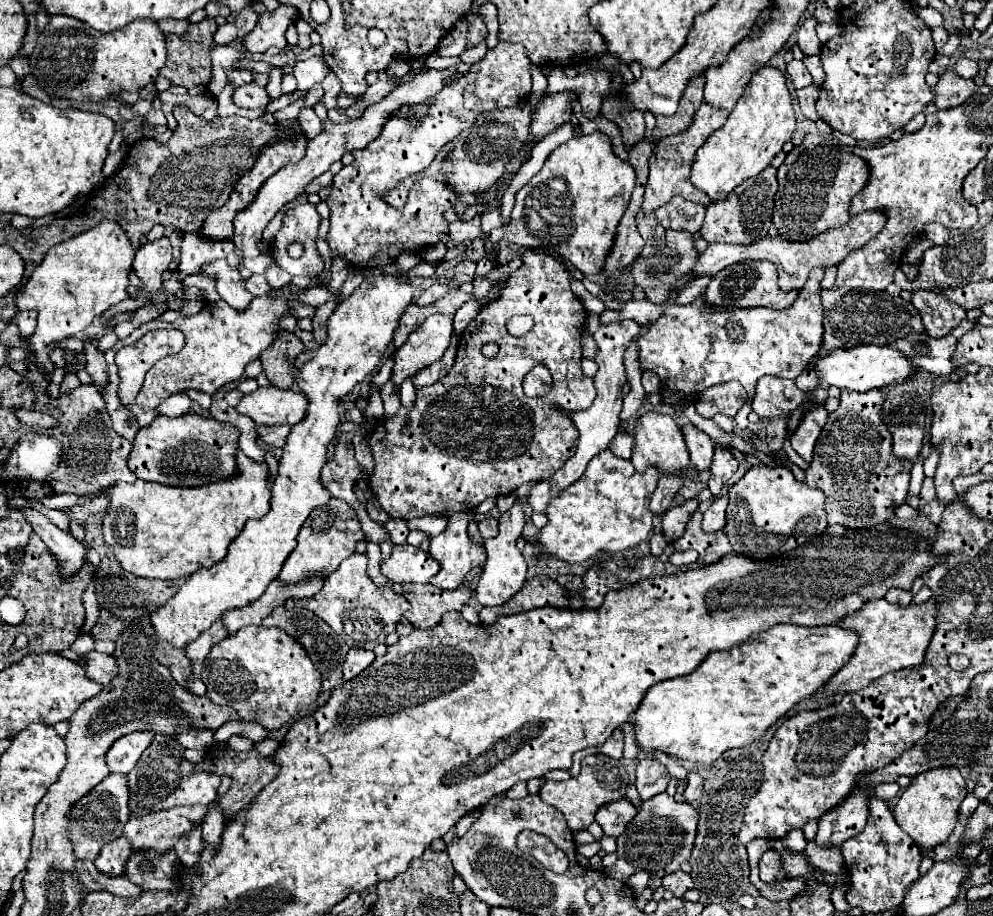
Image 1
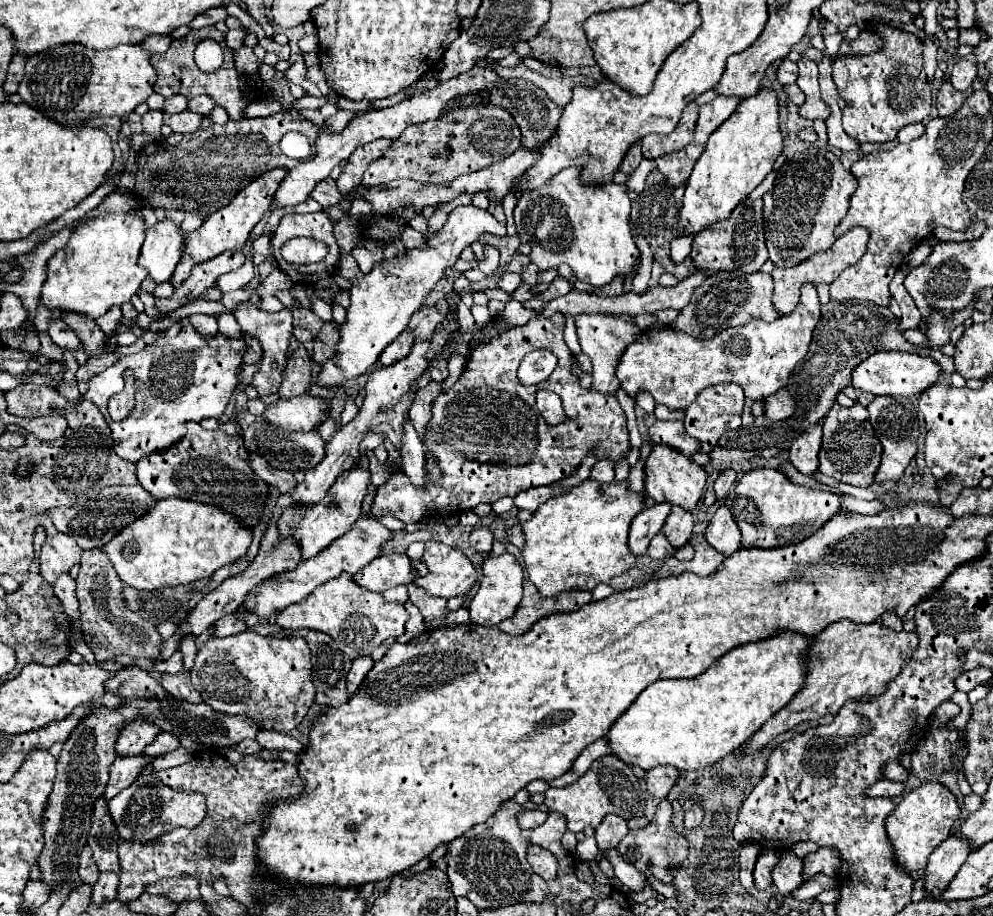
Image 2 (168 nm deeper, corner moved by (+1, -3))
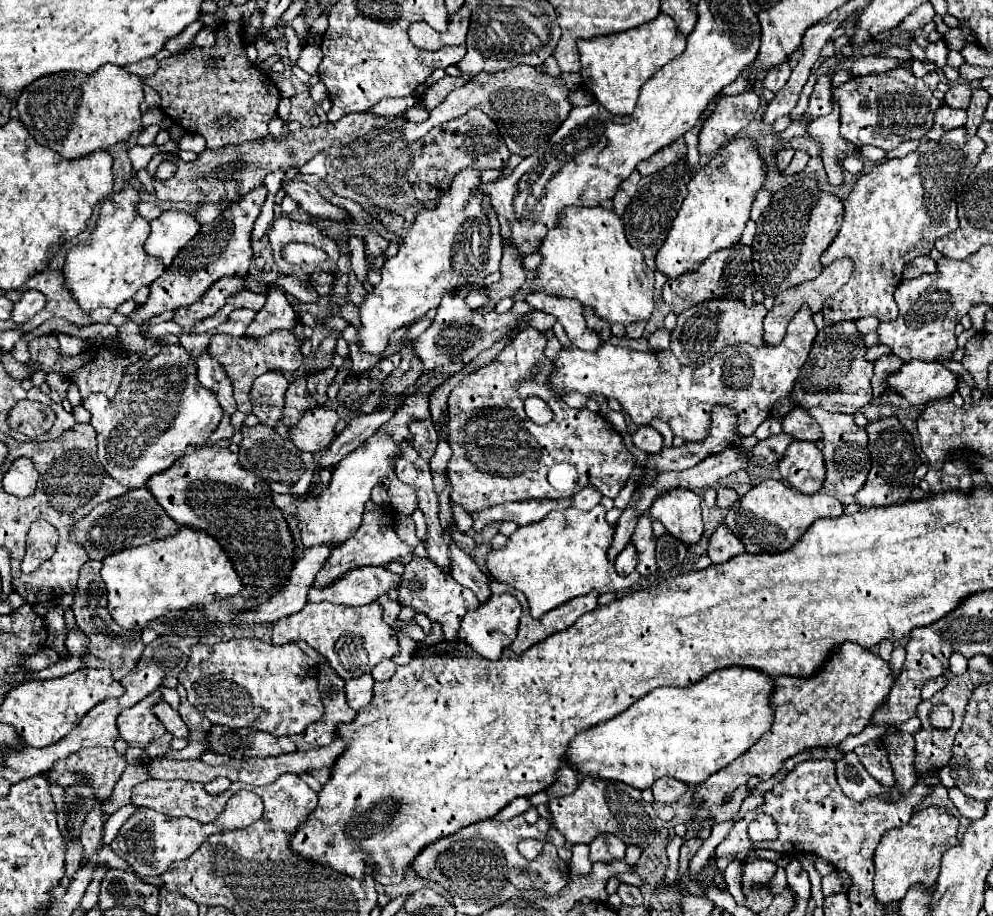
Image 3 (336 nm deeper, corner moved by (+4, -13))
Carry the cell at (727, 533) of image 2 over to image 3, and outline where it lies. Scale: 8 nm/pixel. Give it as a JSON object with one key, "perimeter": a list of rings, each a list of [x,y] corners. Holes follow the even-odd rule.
{"perimeter":[[[720,525],[710,537],[706,553],[712,559],[712,563],[724,563],[730,561],[734,555],[744,553],[744,545],[726,525]]]}

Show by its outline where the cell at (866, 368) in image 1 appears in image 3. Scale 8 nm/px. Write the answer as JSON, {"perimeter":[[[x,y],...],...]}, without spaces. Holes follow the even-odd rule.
{"perimeter":[[[908,361],[902,365],[900,371],[886,375],[886,393],[898,393],[900,397],[908,399],[910,405],[922,405],[940,397],[948,397],[956,391],[956,373],[948,371],[942,363],[928,363],[928,361]]]}

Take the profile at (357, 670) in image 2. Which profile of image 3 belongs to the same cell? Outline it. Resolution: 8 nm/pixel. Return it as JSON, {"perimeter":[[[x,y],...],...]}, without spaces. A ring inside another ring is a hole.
{"perimeter":[[[366,673],[358,679],[346,681],[346,697],[348,697],[348,703],[354,707],[354,711],[358,711],[358,709],[362,709],[364,705],[370,703],[372,685],[374,685],[374,679],[372,679],[370,673]]]}

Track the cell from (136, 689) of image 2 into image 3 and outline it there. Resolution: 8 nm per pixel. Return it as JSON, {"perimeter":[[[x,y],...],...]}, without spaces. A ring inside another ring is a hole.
{"perimeter":[[[160,699],[158,703],[154,703],[152,711],[154,711],[154,715],[162,721],[162,725],[166,727],[168,733],[172,733],[174,737],[182,737],[182,739],[188,737],[188,727],[186,727],[184,721],[180,719],[178,711],[174,711],[166,701]]]}

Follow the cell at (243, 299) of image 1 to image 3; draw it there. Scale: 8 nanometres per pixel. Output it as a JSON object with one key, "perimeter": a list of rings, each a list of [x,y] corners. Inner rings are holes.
{"perimeter":[[[270,373],[270,375],[260,375],[250,391],[250,403],[252,403],[252,413],[260,419],[260,423],[274,427],[276,421],[282,415],[282,405],[284,405],[284,393],[288,389],[288,377],[280,373]]]}

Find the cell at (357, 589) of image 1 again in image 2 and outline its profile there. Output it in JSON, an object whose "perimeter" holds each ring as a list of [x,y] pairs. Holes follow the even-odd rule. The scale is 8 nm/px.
{"perimeter":[[[343,573],[341,577],[319,585],[311,597],[283,609],[283,613],[277,613],[275,621],[281,629],[315,629],[327,633],[335,639],[345,655],[357,659],[369,655],[383,639],[403,635],[407,619],[409,613],[403,605],[385,601],[381,593],[371,593],[359,587],[351,575]]]}

